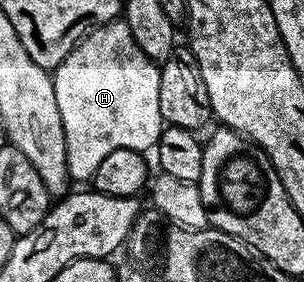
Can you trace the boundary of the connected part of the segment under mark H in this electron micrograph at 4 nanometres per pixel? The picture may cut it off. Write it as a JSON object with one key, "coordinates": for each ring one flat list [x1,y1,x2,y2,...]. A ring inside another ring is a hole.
{"coordinates":[[115,19,109,21,107,25,99,25,91,29,79,41,78,46,58,64,57,69,53,70,52,76,54,78,54,90,56,91,56,107,60,107,60,123,64,125,64,135,66,136,66,162,68,163,71,182,89,182,94,176,96,167,100,167,102,160,106,156,112,155,112,151,120,151,121,149,147,151,146,149,153,150,157,146,158,136,162,134,164,128,164,122,160,115,160,68,144,55,144,51,140,51,140,47,136,47,136,39,132,39,132,31,128,31,125,20]]}

